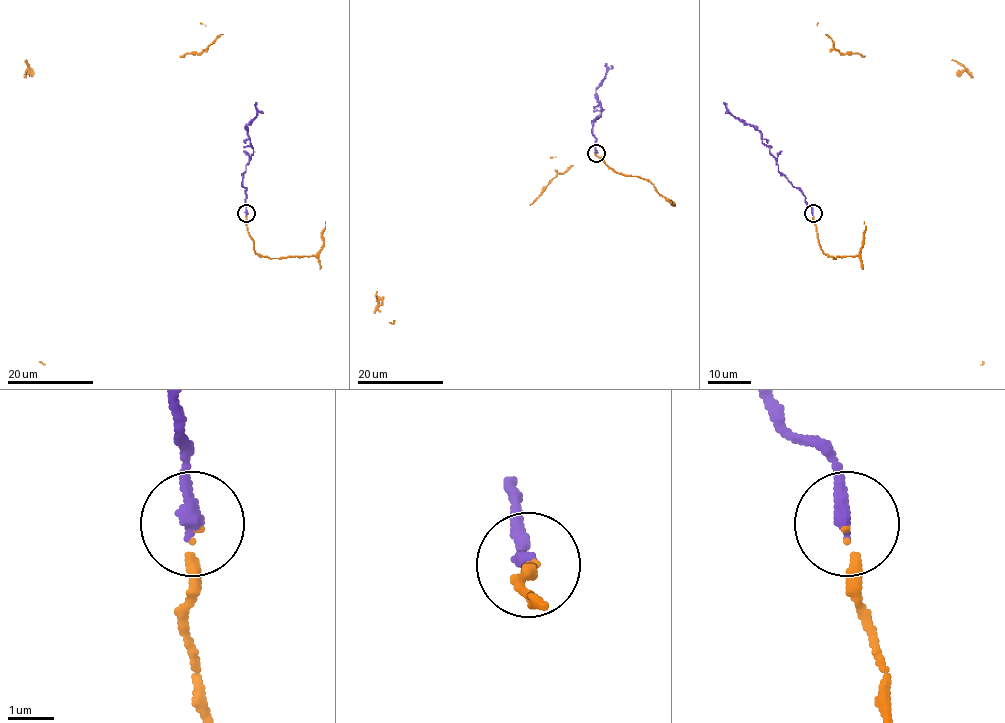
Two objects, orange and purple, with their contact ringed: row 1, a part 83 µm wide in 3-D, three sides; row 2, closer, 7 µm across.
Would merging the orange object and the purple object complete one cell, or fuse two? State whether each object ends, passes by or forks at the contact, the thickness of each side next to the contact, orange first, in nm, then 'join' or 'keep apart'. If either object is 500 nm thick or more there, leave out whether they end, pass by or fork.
orange ends; purple ends; calibres 50 and 320 nm; join

